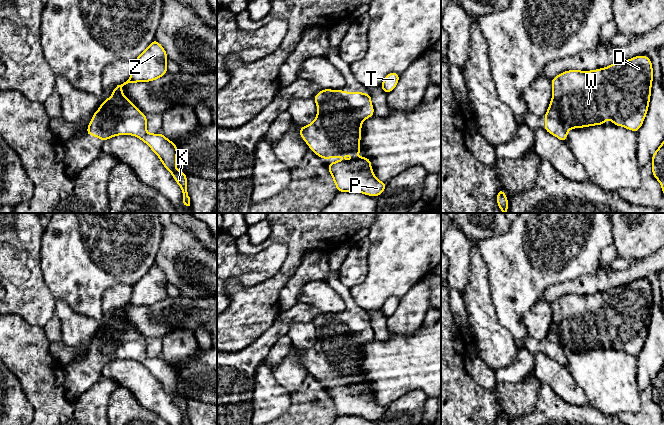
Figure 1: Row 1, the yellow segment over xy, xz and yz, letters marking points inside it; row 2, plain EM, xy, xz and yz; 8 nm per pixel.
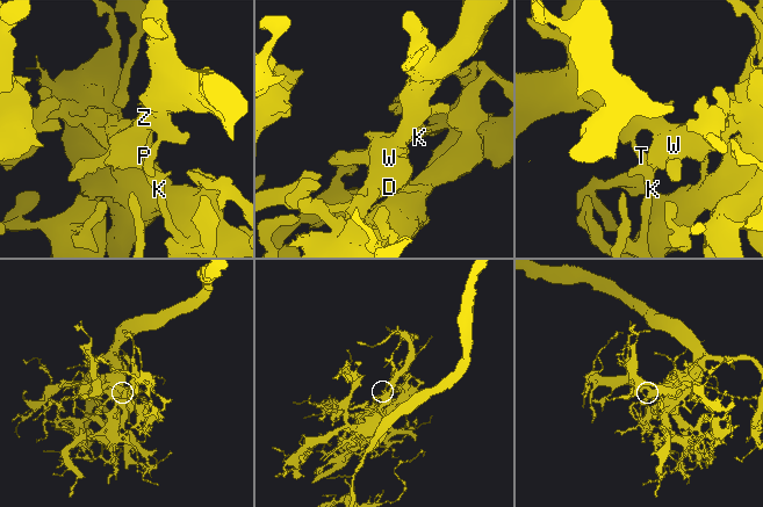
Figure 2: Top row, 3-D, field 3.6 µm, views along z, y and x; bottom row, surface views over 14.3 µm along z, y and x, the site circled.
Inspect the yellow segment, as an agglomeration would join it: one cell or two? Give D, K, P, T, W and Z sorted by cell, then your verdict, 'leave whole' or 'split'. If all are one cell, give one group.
D K P T W Z; leave whole

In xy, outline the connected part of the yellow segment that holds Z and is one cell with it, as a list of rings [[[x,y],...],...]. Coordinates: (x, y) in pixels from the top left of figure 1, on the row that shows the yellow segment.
[[[153,40],[148,48],[132,63],[132,73],[129,79],[115,86],[113,95],[100,104],[100,109],[94,112],[89,122],[86,136],[94,135],[102,140],[116,135],[134,135],[144,141],[161,159],[163,166],[172,173],[179,184],[183,203],[190,206],[187,191],[187,175],[176,168],[178,148],[162,133],[148,134],[146,132],[147,117],[129,101],[121,89],[128,83],[154,81],[167,74],[168,60],[165,49],[157,40]]]

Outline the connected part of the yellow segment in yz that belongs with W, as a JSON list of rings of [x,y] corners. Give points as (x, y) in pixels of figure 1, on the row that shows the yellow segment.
[[[643,55],[593,71],[565,71],[551,80],[553,95],[544,129],[567,142],[569,129],[606,124],[609,116],[612,124],[637,133],[648,111],[652,80],[651,60]]]

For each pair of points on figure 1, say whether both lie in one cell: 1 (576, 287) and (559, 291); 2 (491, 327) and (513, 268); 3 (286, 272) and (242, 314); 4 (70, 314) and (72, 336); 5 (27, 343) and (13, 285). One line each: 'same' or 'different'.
1: same
2: different
3: same
4: same
5: different

